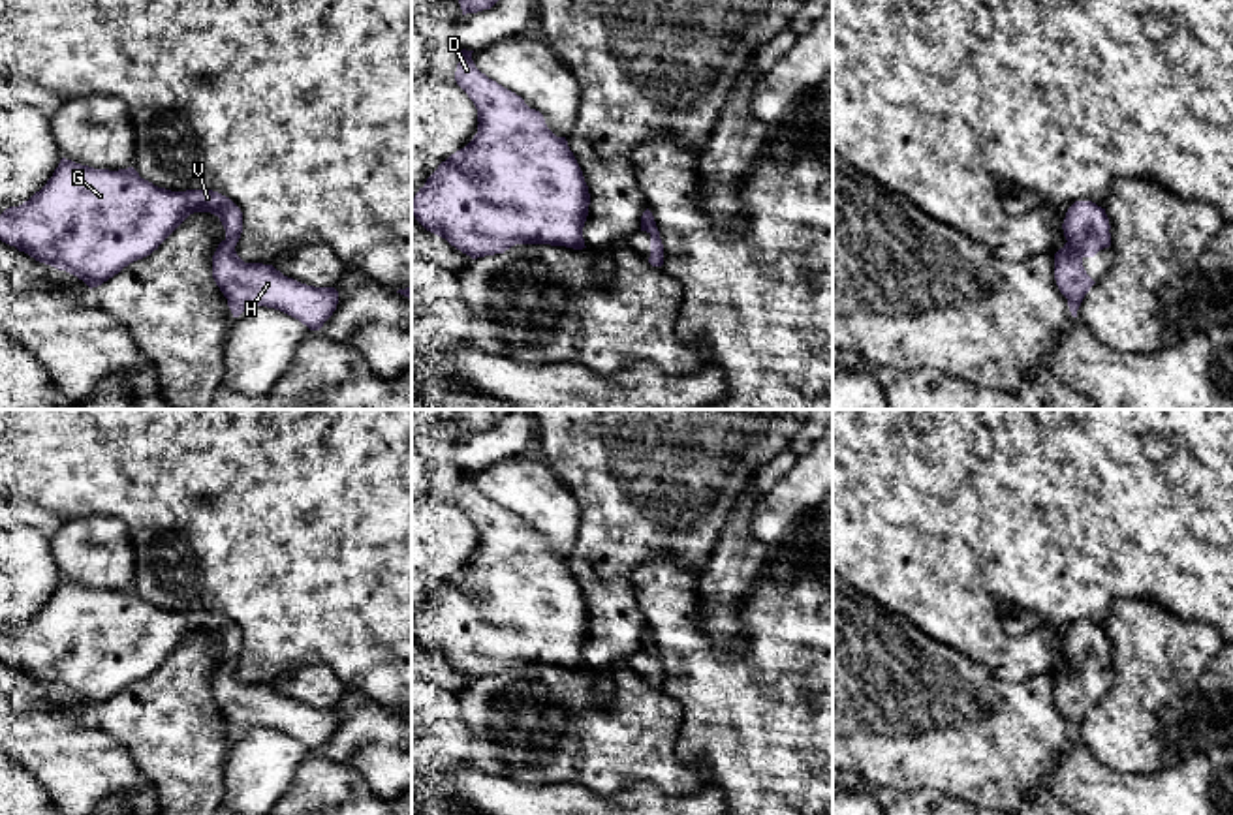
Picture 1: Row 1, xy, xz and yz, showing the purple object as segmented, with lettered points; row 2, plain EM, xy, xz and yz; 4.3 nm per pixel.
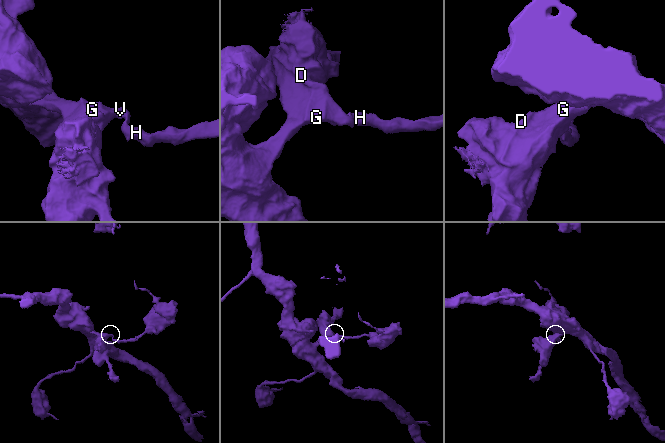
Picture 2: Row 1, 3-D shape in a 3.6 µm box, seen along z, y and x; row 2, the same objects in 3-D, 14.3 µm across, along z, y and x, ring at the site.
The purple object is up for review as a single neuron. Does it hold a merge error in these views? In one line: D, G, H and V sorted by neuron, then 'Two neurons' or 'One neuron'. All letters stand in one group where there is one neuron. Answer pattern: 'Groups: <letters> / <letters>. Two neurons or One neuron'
Groups: D G H V. One neuron

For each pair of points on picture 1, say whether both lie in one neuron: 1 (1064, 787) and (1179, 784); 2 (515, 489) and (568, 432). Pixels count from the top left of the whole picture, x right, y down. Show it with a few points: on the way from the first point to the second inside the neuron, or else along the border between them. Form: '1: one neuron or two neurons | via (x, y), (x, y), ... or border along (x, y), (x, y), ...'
1: one neuron | via (1092, 791), (1151, 791)
2: two neurons | border along (538, 457), (572, 491)

